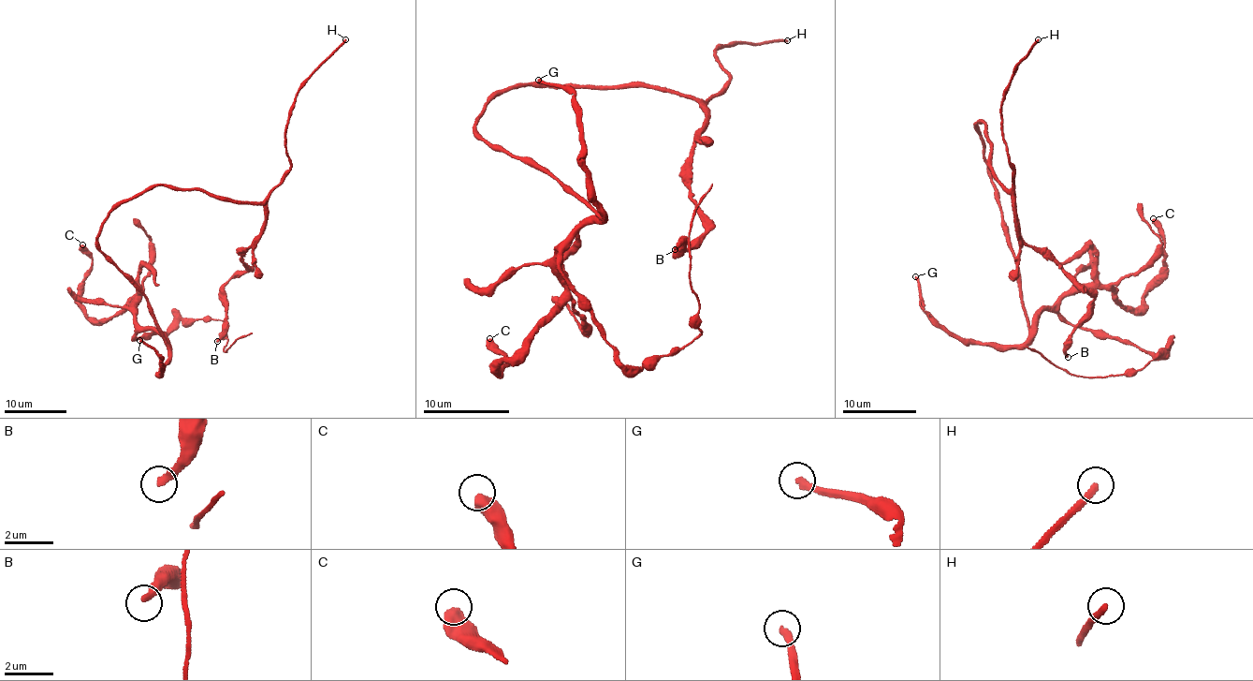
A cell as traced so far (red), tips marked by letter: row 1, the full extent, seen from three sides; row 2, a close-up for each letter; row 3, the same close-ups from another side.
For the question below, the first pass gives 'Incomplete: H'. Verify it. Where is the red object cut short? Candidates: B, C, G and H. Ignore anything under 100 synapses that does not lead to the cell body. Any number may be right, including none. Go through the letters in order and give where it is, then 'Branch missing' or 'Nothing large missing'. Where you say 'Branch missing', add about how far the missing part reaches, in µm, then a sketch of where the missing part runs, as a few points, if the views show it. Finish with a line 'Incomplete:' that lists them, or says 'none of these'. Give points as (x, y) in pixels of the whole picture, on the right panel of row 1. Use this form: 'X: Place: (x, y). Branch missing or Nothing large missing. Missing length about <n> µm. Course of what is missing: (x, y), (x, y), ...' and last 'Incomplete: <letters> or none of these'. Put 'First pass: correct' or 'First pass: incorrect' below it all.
B: Place: (1068, 357). Nothing large missing
C: Place: (1153, 218). Nothing large missing
G: Place: (915, 276). Nothing large missing
H: Place: (1038, 39). Branch missing. Missing length about 250 µm
Incomplete: H
First pass: correct

